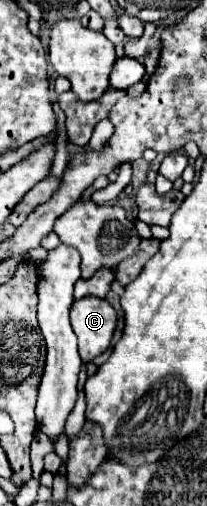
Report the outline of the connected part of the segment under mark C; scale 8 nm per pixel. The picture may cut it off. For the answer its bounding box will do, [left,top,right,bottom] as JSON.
[71,296,117,362]

